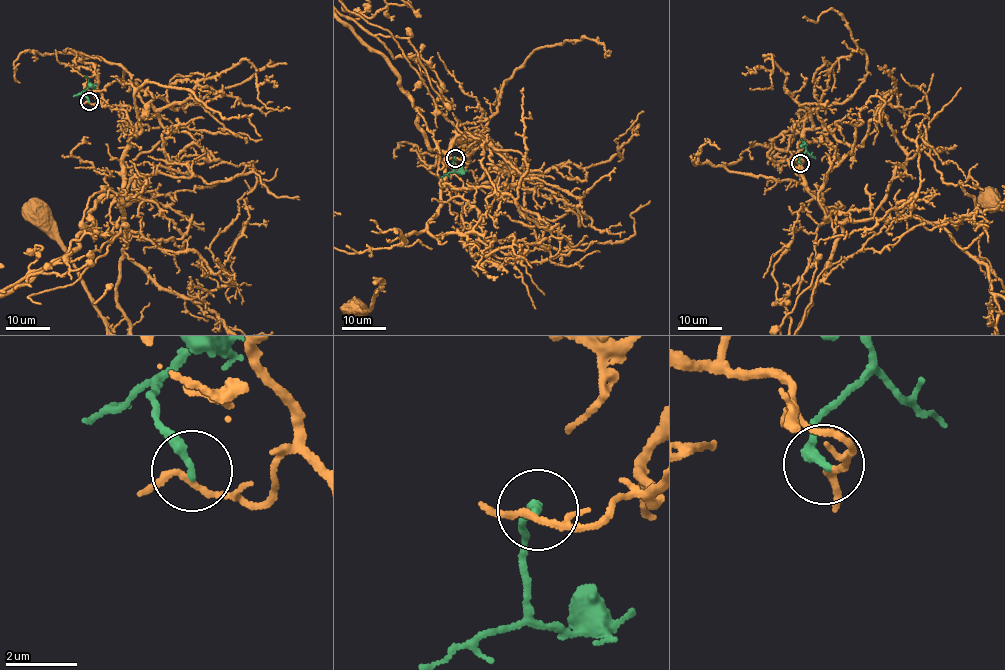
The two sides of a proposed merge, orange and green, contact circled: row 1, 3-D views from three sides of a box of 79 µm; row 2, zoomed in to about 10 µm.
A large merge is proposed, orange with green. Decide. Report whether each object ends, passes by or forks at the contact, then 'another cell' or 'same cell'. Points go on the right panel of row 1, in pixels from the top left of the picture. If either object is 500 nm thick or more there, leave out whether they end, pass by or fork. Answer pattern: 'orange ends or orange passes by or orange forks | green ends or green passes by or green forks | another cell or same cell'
orange passes by | green ends | another cell

